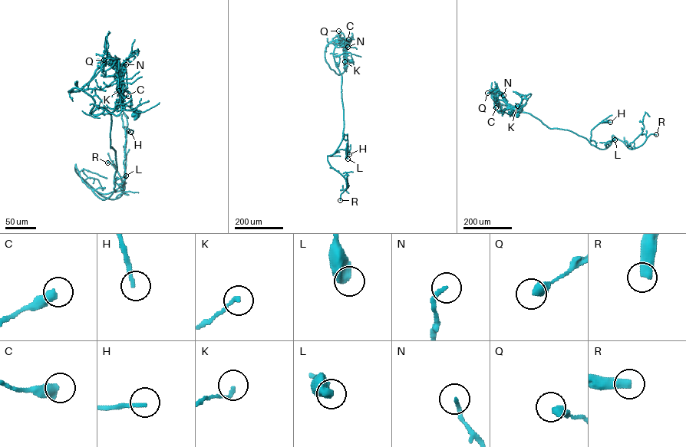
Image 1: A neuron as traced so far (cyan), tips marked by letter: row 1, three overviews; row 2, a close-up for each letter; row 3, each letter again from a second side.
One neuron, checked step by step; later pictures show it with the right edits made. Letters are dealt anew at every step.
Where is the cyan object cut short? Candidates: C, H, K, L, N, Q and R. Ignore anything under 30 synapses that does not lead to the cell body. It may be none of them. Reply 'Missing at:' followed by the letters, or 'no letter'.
Missing at: N, R

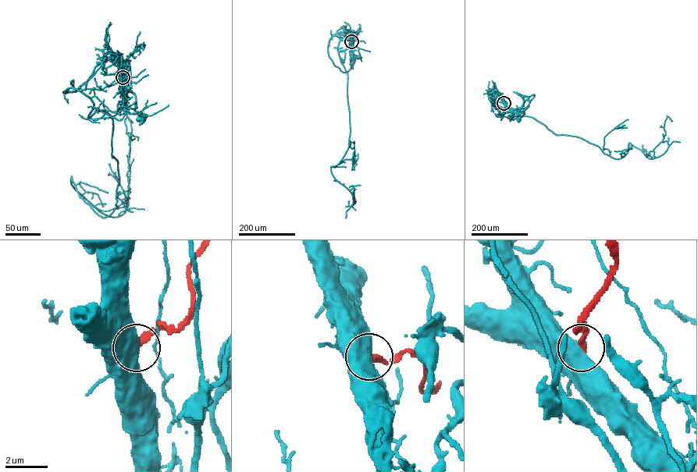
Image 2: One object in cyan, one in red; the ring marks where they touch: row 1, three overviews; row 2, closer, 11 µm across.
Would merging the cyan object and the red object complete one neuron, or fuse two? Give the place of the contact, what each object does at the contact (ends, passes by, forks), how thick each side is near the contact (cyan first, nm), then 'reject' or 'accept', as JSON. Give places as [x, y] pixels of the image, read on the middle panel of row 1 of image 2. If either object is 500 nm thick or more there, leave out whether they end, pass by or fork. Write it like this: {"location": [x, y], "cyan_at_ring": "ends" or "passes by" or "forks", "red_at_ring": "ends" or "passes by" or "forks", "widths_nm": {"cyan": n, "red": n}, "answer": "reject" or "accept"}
{"location": [351, 41], "widths_nm": {"cyan": 700, "red": 280}, "answer": "reject"}

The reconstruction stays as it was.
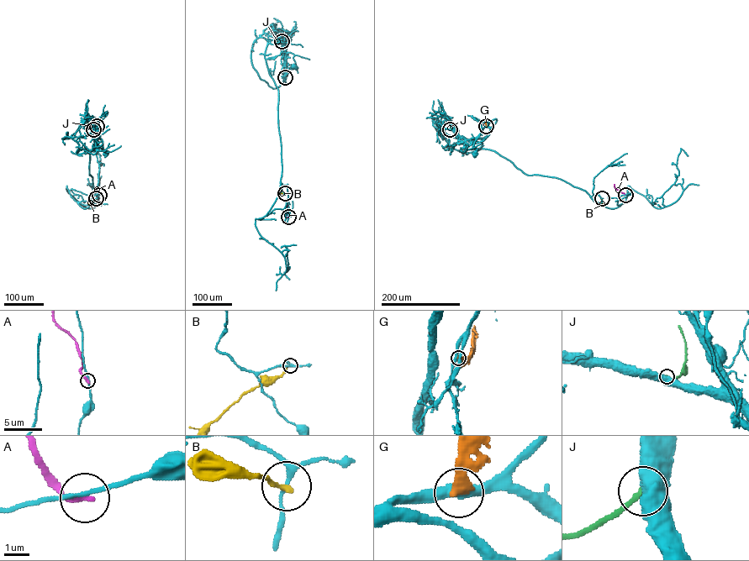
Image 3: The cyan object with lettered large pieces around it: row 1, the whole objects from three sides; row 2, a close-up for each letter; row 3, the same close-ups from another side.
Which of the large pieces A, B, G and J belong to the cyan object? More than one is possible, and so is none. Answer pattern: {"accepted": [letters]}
{"accepted": []}

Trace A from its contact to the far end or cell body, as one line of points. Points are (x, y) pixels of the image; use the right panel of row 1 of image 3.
A: (625, 195), (616, 189), (614, 184)

